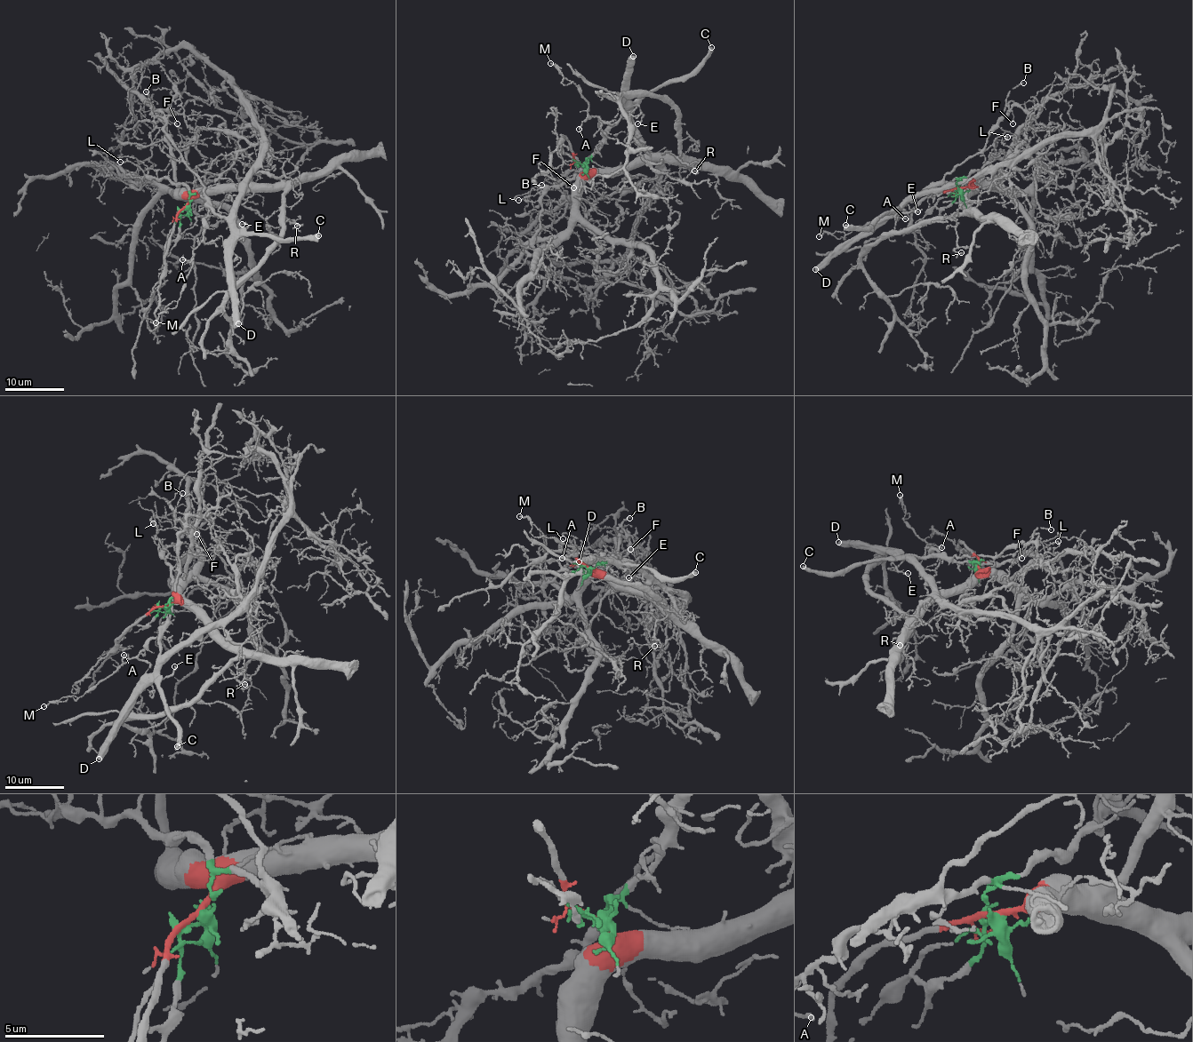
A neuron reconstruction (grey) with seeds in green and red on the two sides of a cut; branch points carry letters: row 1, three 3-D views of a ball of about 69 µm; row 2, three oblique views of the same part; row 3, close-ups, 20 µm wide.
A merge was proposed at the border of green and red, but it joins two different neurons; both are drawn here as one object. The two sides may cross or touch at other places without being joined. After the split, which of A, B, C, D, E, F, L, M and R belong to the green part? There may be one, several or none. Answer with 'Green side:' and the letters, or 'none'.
Green side: A, B, C, D, E, F, L, M

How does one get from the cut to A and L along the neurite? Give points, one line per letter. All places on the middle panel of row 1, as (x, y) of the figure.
A: (582, 163), (594, 153), (604, 134), (600, 124), (602, 122), (596, 116), (589, 116), (580, 129)
L: (582, 163), (587, 161), (585, 167), (562, 185), (532, 190), (527, 196), (518, 200)

